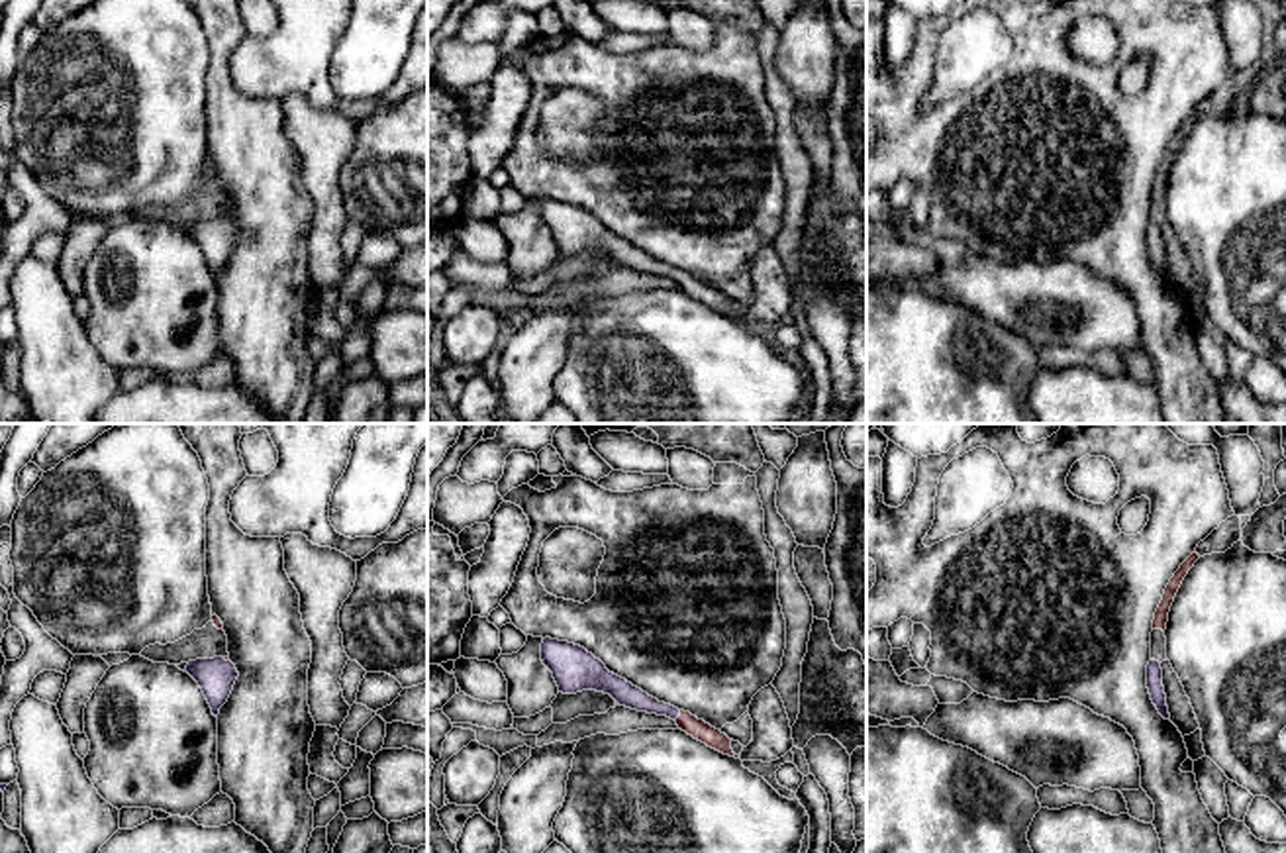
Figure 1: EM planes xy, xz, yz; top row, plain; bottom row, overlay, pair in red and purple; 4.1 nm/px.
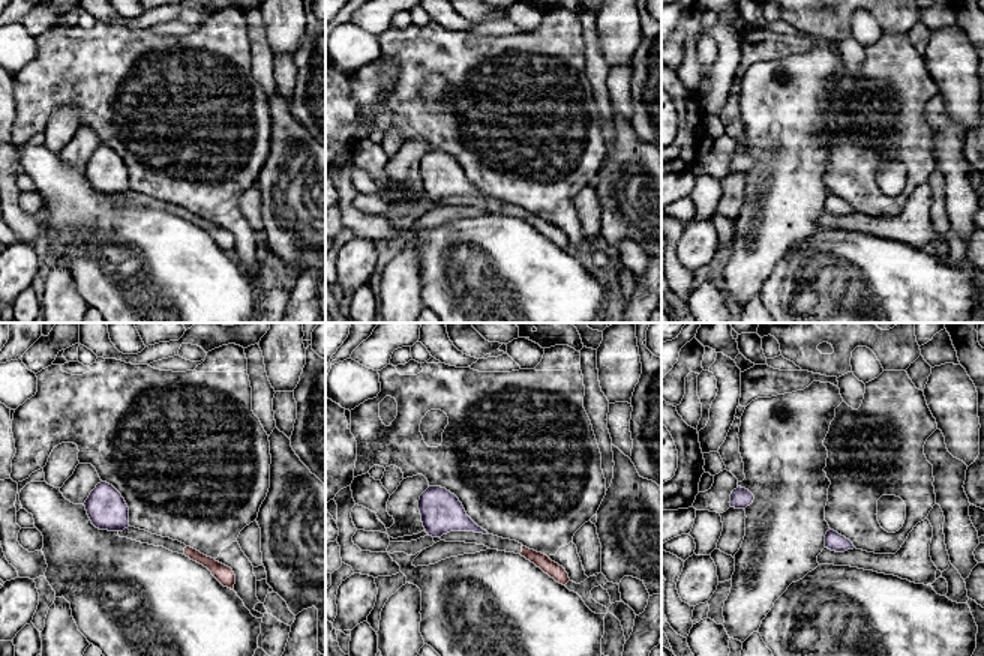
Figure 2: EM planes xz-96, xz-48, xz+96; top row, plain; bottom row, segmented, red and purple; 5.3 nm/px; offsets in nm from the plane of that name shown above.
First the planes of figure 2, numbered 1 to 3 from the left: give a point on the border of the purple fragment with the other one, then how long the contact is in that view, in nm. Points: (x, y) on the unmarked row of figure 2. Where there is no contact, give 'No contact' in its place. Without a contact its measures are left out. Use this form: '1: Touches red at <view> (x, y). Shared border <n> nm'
1: No contact
2: No contact
3: No contact

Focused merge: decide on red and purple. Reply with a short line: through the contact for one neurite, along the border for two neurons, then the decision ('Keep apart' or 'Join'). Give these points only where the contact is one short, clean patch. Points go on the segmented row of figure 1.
Line: xz (687, 722), (679, 716), (624, 693). Join

